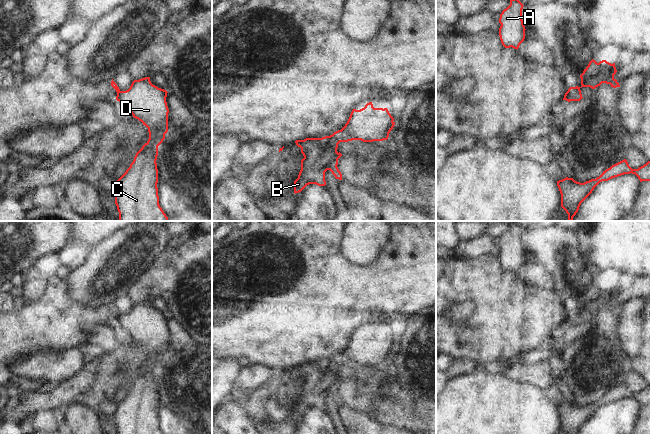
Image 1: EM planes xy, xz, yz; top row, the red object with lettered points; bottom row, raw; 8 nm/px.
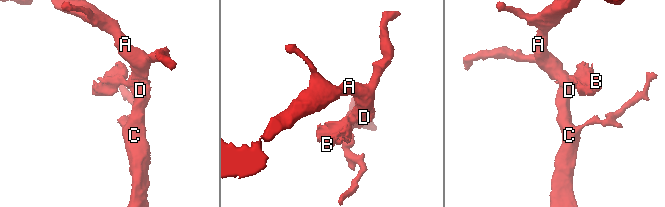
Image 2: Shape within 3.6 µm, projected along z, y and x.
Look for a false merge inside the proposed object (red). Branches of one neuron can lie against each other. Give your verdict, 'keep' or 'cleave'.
cleave

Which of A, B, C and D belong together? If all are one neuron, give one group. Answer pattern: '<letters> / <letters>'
A C D / B

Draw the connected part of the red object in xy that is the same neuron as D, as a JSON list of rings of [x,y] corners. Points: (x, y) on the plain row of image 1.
[[[150,301],[134,304],[126,315],[119,315],[116,324],[126,329],[134,342],[148,352],[149,363],[136,377],[126,396],[117,404],[113,414],[117,434],[162,434],[158,420],[158,370],[168,356],[169,333],[166,326],[167,315],[153,309]]]

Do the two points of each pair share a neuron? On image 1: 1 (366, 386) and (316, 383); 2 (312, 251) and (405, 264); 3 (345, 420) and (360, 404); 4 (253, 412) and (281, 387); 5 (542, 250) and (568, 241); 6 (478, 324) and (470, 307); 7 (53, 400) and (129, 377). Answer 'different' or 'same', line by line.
1: different
2: same
3: different
4: same
5: same
6: different
7: same

